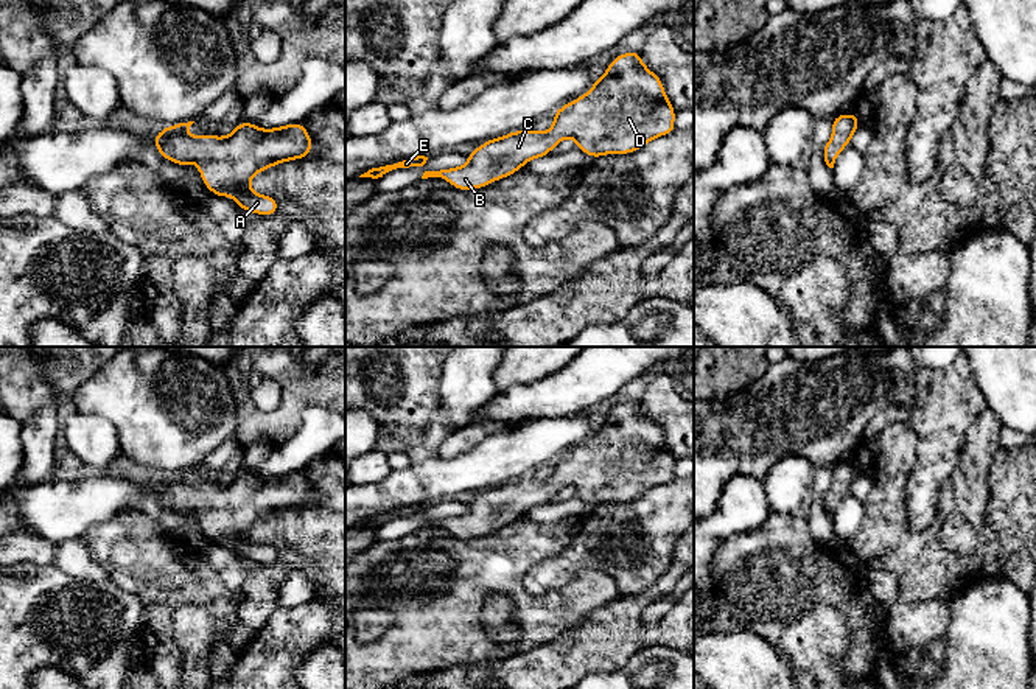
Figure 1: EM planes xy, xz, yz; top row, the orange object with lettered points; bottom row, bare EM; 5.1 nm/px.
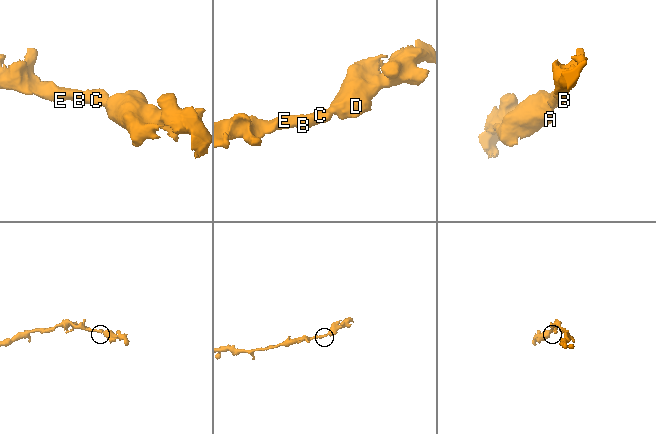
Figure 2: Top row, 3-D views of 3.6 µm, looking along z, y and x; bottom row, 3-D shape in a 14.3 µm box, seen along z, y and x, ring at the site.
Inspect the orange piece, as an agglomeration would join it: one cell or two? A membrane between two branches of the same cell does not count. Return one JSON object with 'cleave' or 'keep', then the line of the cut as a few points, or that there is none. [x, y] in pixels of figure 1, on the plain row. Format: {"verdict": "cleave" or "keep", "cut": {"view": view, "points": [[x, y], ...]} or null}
{"verdict": "keep", "cut": null}

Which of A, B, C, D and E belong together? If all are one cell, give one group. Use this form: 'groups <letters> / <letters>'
groups A B C D E

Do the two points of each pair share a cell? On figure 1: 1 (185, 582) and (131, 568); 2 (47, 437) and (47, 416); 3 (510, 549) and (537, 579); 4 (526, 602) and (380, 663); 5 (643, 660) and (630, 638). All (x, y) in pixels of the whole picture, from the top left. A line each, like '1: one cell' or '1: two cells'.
1: one cell
2: one cell
3: two cells
4: one cell
5: two cells

